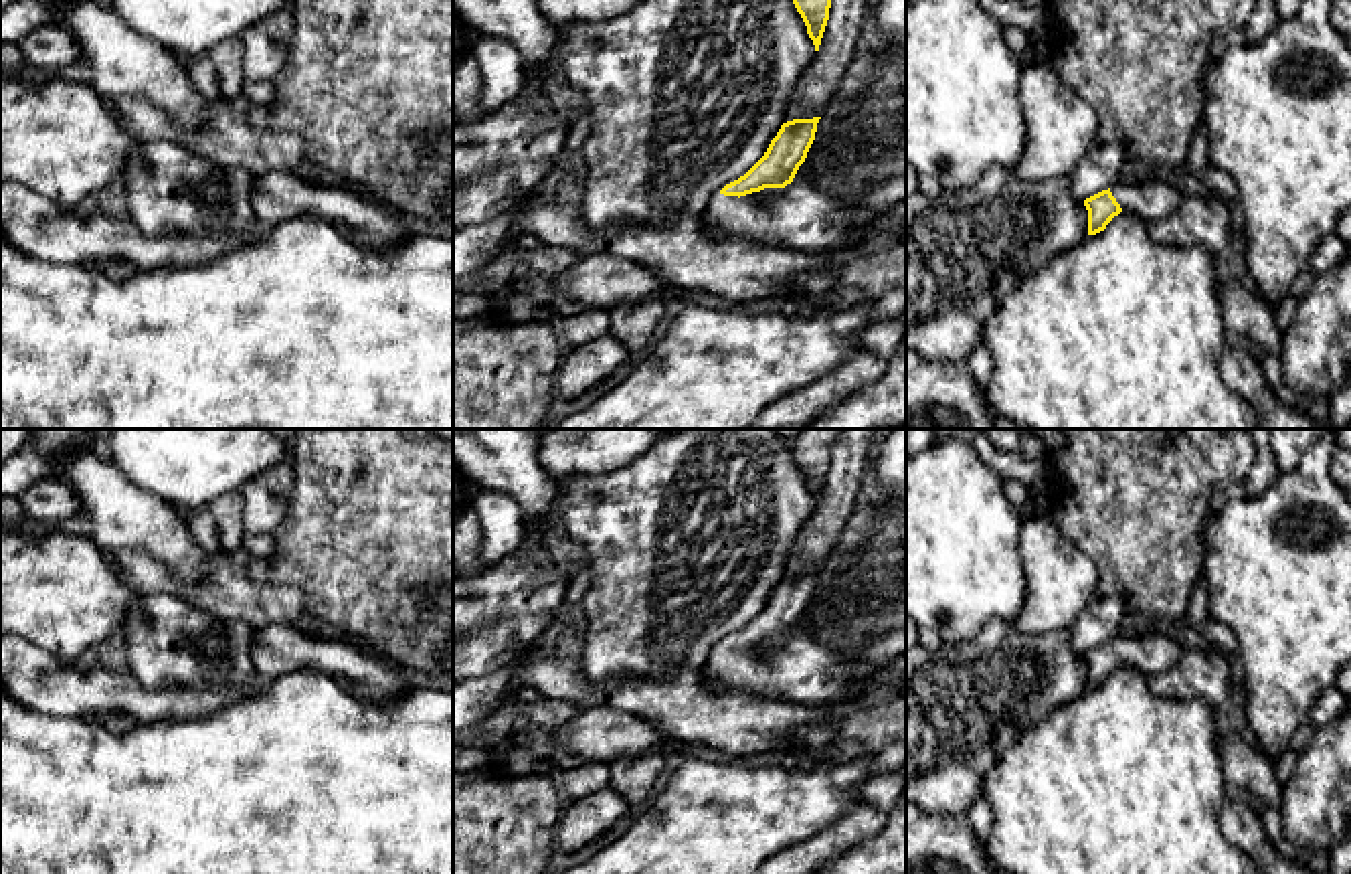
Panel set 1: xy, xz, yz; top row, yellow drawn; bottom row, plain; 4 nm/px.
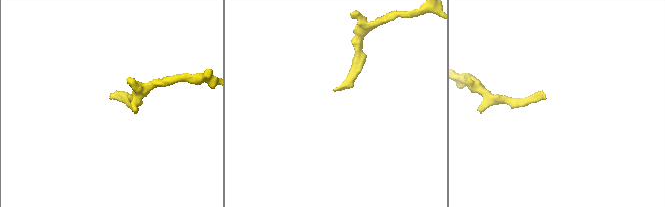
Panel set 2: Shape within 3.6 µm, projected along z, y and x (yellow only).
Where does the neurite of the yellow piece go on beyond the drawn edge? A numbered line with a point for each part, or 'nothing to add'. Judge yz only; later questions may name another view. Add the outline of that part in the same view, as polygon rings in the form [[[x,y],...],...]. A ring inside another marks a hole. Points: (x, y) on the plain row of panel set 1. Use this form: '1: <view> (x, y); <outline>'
1: yz (1151, 654); [[[1167,633],[1116,635],[1110,645],[1122,666],[1135,668],[1147,678],[1167,672],[1181,653],[1179,641]]]

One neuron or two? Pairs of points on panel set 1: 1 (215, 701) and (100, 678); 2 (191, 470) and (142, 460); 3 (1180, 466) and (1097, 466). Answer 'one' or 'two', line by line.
1: one
2: one
3: one

